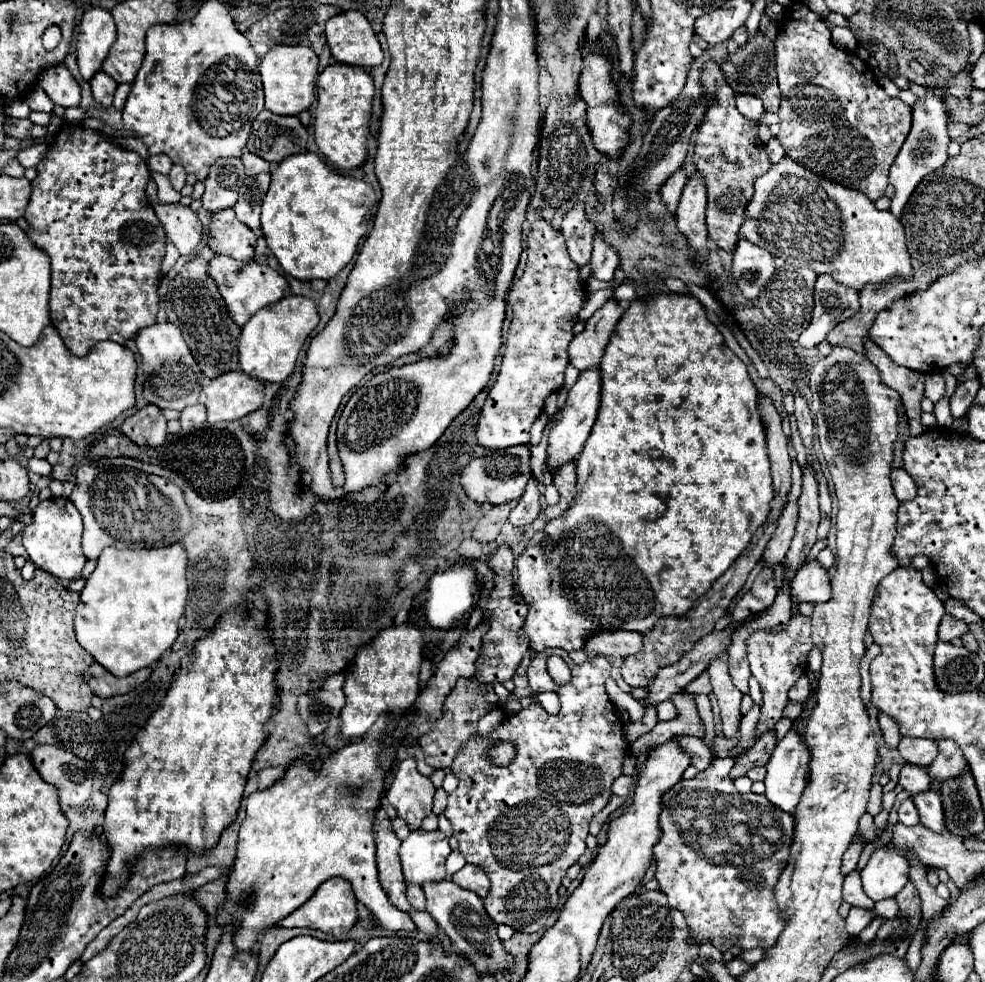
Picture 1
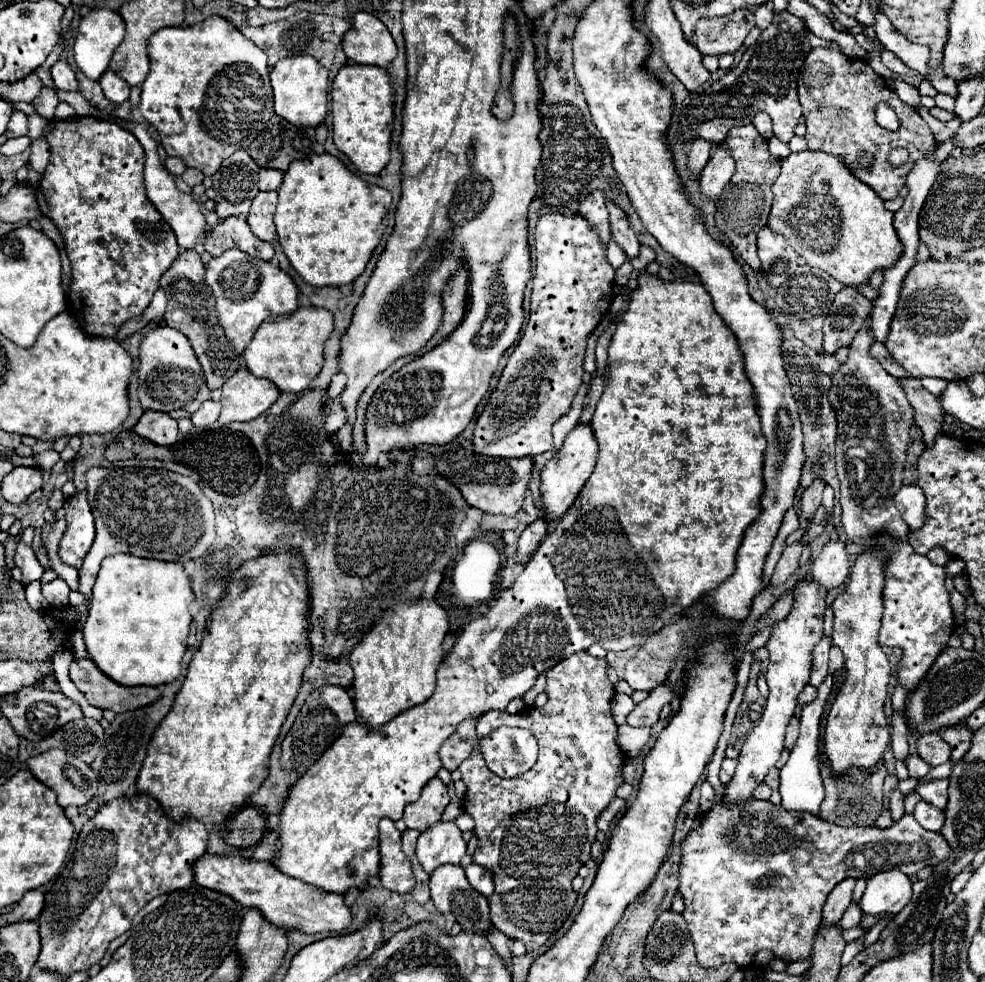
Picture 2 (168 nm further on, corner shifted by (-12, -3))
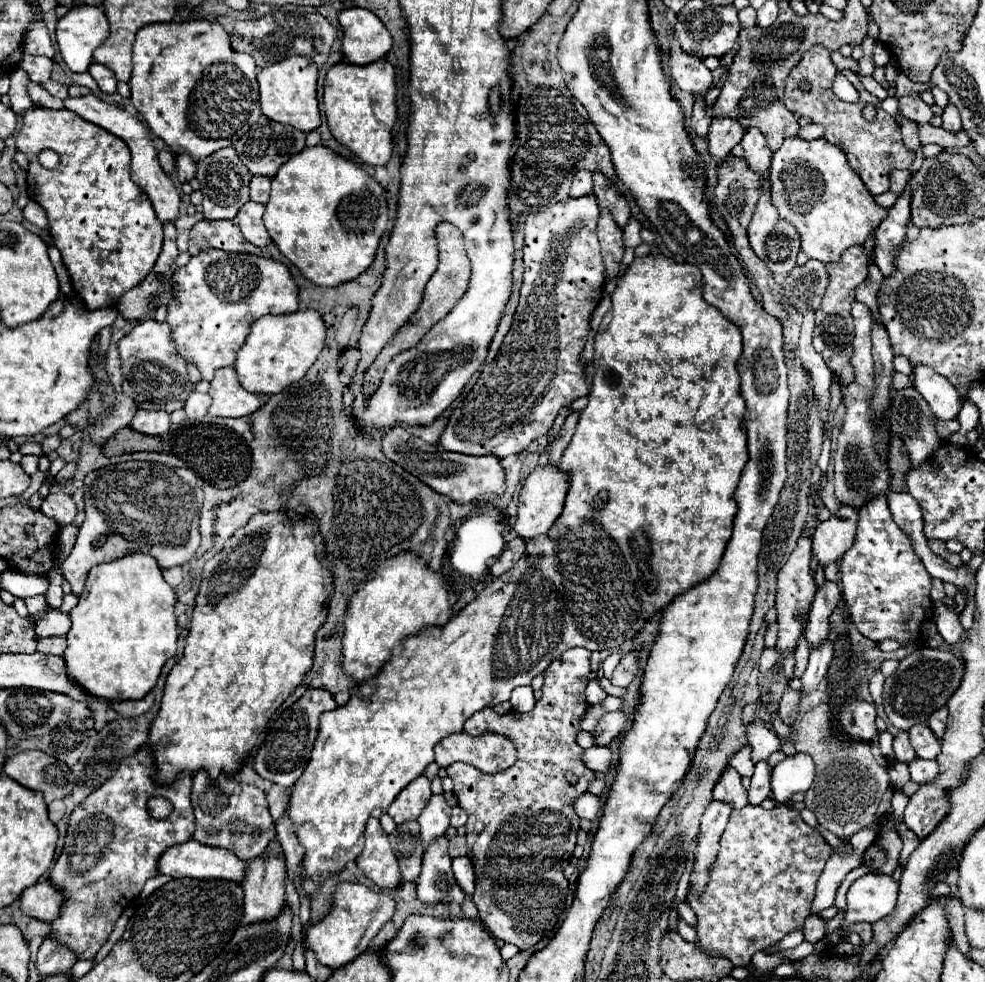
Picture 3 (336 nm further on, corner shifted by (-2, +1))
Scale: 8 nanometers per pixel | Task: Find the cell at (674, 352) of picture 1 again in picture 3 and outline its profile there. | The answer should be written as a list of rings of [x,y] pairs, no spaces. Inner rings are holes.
[[[645,256],[635,258],[627,272],[617,280],[617,288],[611,294],[611,308],[603,316],[603,322],[595,334],[595,378],[593,388],[589,394],[589,404],[581,410],[581,418],[577,422],[575,434],[565,448],[559,466],[563,470],[571,472],[571,486],[565,500],[565,508],[561,516],[553,522],[547,534],[537,536],[527,542],[527,550],[521,556],[521,560],[503,576],[495,578],[491,584],[487,584],[477,598],[467,604],[455,618],[451,618],[441,630],[429,628],[421,630],[417,636],[407,638],[401,648],[393,650],[391,660],[381,668],[381,672],[363,684],[357,685],[351,694],[349,702],[345,706],[335,708],[333,712],[325,712],[321,718],[321,732],[317,736],[317,744],[313,746],[311,760],[305,766],[305,772],[301,778],[291,786],[287,816],[295,826],[295,834],[299,844],[305,848],[305,856],[301,860],[301,872],[305,878],[317,876],[317,874],[337,874],[341,872],[347,862],[351,860],[339,860],[345,858],[341,854],[353,854],[351,858],[357,858],[363,848],[363,828],[367,824],[369,816],[383,816],[387,808],[393,804],[397,794],[415,778],[419,778],[425,768],[433,762],[433,746],[453,734],[461,732],[463,724],[469,716],[475,714],[475,710],[481,710],[485,706],[497,706],[505,700],[509,700],[511,690],[517,686],[525,686],[535,678],[537,674],[543,674],[545,668],[561,656],[565,650],[583,646],[587,650],[611,650],[619,648],[623,642],[635,638],[635,634],[645,626],[645,622],[665,606],[673,602],[675,596],[683,594],[685,590],[693,588],[695,584],[707,580],[719,566],[725,544],[731,538],[731,524],[737,514],[737,504],[733,500],[735,488],[741,478],[741,470],[747,464],[747,432],[743,428],[743,412],[745,402],[739,394],[739,374],[737,374],[737,360],[741,356],[741,332],[735,324],[731,324],[717,308],[709,306],[703,296],[703,280],[697,266],[691,264],[679,264],[667,256]]]

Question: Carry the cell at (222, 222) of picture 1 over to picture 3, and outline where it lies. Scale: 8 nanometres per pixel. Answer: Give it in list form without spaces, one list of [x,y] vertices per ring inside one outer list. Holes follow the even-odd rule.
[[[201,220],[191,228],[189,254],[195,256],[201,250],[219,248],[225,252],[249,252],[261,254],[261,248],[249,244],[233,220]]]

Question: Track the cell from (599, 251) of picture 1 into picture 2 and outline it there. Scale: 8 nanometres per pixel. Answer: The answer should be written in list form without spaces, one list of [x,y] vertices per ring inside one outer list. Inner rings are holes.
[[[607,200],[607,210],[609,210],[609,222],[611,222],[611,232],[617,240],[617,244],[625,250],[625,254],[629,258],[637,256],[639,254],[639,240],[635,236],[635,232],[631,230],[629,226],[629,220],[627,220],[627,214],[615,206],[611,200]]]

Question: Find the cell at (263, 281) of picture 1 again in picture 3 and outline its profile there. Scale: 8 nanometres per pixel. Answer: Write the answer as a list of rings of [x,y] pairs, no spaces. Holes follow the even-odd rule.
[[[205,250],[175,272],[175,284],[177,302],[169,306],[167,324],[173,328],[177,352],[201,370],[203,380],[211,380],[219,368],[235,364],[237,348],[257,318],[297,310],[297,284],[287,266],[263,256]]]

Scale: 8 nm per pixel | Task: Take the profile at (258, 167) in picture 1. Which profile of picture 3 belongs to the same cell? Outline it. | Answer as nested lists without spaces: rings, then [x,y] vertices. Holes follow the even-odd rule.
[[[253,176],[253,178],[251,178],[249,192],[251,192],[251,200],[253,200],[253,202],[267,204],[267,200],[269,200],[269,190],[271,190],[271,178],[269,178],[269,176]]]

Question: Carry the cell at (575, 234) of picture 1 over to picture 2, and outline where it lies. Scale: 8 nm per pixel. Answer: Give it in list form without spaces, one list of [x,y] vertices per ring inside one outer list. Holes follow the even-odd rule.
[[[595,190],[591,194],[587,194],[587,198],[583,200],[583,204],[579,206],[579,214],[585,216],[595,232],[601,236],[601,240],[607,244],[609,240],[609,218],[607,218],[607,208],[605,208],[605,196],[601,190]]]

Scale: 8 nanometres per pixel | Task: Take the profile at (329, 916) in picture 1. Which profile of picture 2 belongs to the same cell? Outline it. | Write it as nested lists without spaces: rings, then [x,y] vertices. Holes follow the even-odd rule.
[[[205,852],[195,862],[195,882],[203,888],[217,890],[221,894],[231,896],[235,902],[247,908],[261,910],[271,924],[285,926],[289,930],[295,928],[307,934],[315,934],[323,930],[337,932],[351,924],[351,912],[345,906],[341,894],[329,894],[311,884],[303,884],[301,880],[295,880],[279,872],[269,862],[259,862],[243,856],[225,856],[225,854]]]

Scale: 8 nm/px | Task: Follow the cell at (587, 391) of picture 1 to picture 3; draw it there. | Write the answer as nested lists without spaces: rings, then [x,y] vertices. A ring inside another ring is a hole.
[[[549,462],[547,466],[537,466],[529,474],[529,478],[525,480],[523,490],[521,490],[515,532],[521,538],[535,538],[539,534],[545,534],[551,528],[551,524],[559,518],[567,492],[569,492],[569,476],[565,472],[561,472],[559,464]]]

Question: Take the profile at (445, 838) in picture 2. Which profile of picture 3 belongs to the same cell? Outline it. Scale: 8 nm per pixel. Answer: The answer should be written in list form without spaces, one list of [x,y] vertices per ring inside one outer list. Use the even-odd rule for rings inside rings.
[[[433,796],[429,800],[429,804],[425,806],[425,810],[421,812],[421,816],[417,818],[419,826],[421,826],[421,842],[423,848],[429,848],[435,840],[443,838],[447,828],[449,828],[449,818],[451,818],[451,808],[445,802],[445,798]]]

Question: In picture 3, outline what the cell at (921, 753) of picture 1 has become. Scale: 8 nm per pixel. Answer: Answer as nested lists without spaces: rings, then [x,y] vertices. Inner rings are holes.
[[[917,724],[909,730],[909,738],[911,738],[911,746],[917,752],[919,758],[925,760],[933,760],[937,758],[937,754],[941,752],[941,744],[937,740],[937,736],[931,732],[929,726],[925,724]]]

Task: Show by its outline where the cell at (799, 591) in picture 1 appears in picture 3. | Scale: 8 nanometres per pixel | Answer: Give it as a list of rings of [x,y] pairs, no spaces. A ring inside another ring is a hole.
[[[841,506],[837,514],[833,514],[827,522],[821,522],[813,534],[813,556],[819,566],[829,566],[847,552],[853,544],[857,528],[857,512],[849,506]]]

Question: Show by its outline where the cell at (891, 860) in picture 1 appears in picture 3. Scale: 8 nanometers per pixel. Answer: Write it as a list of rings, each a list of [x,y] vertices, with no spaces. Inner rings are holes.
[[[871,872],[871,874],[857,878],[847,892],[847,914],[845,914],[841,928],[845,930],[851,922],[871,922],[873,924],[873,922],[889,916],[895,910],[897,896],[899,896],[899,884],[887,874],[873,874]]]

